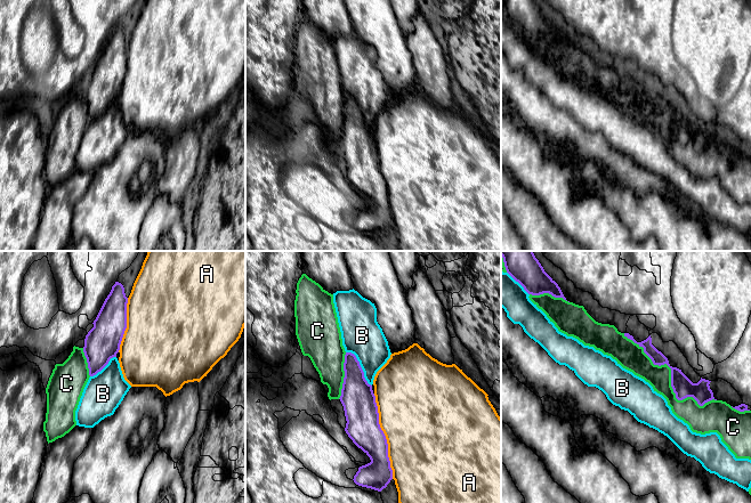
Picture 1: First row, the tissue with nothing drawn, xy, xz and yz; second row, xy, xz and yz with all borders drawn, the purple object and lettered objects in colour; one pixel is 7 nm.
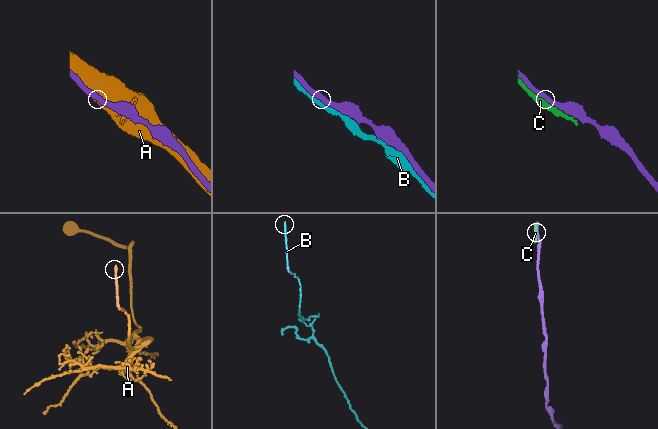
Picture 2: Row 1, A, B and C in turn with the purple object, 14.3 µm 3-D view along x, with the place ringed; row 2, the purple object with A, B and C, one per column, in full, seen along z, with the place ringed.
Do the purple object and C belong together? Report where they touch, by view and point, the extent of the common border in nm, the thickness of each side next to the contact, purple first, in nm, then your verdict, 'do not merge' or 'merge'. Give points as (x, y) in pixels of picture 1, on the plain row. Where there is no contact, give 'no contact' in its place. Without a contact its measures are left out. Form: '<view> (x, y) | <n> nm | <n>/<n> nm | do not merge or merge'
yz (671, 122) | 800 nm | 150/160 nm | do not merge

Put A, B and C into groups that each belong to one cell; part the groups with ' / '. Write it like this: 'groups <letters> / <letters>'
groups A / B / C

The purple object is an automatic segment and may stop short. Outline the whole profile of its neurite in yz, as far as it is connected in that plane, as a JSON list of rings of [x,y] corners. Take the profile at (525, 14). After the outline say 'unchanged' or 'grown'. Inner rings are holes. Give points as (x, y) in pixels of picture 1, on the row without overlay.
[[[502,0],[502,2],[507,17],[518,26],[528,39],[540,40],[549,38],[555,42],[566,44],[558,29],[544,16],[535,0]]] | unchanged

